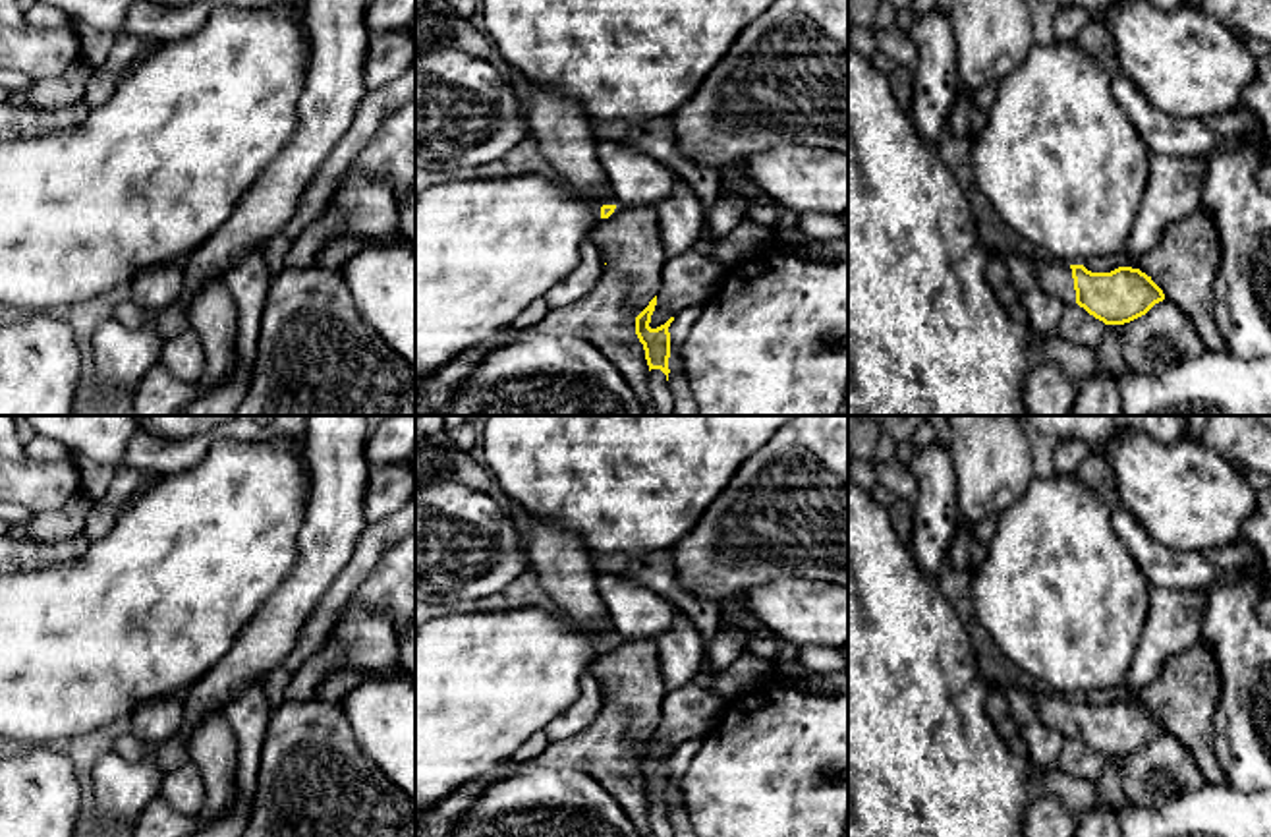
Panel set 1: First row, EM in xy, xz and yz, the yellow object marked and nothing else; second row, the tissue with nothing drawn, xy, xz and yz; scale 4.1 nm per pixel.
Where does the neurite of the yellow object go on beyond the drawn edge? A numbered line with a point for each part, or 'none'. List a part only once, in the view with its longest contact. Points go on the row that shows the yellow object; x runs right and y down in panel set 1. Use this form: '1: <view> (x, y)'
1: yz (1055, 277)

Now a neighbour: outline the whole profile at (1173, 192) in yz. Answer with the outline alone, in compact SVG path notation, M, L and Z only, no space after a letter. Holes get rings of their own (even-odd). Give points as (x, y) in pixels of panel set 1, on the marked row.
M1151 153L1149 182L1140 213L1120 251L1126 261L1124 267L1138 269L1138 259L1161 242L1169 224L1194 215L1201 207L1205 166L1203 159Z

